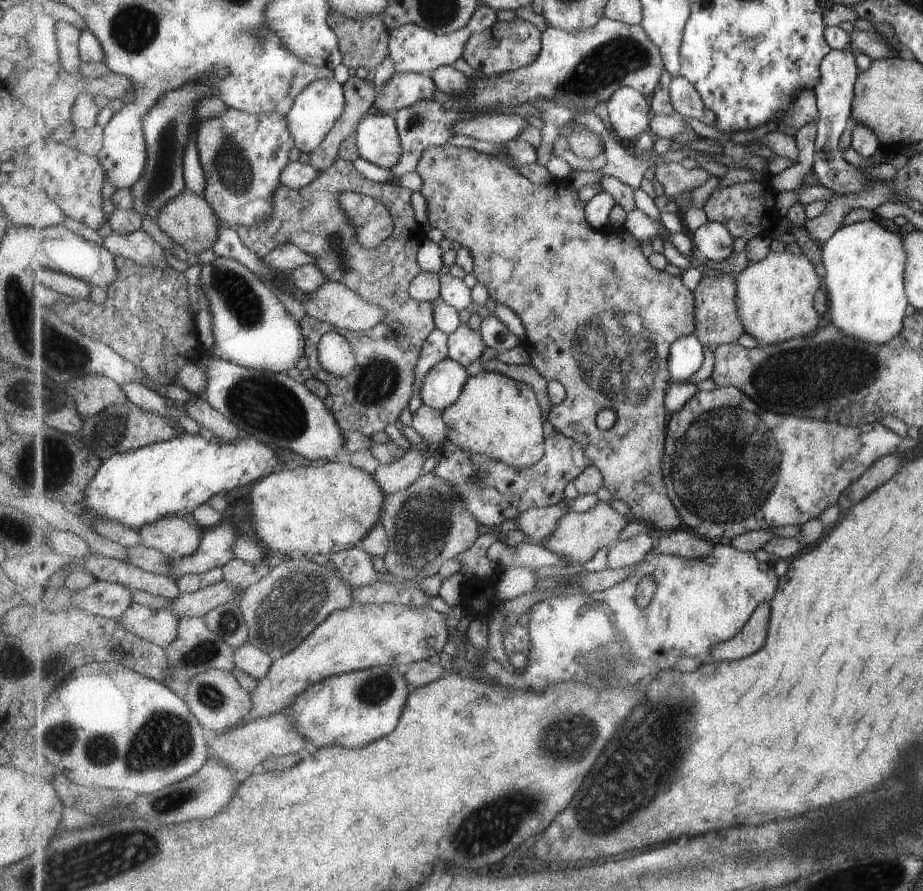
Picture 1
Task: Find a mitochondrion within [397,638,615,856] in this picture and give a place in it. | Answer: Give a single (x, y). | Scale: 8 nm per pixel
(545, 743)

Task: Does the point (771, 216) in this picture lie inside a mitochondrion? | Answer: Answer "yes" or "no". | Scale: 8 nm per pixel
no

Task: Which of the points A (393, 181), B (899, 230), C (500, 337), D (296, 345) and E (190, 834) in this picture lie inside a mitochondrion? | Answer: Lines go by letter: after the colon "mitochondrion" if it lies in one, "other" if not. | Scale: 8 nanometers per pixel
A: other
B: other
C: other
D: other
E: other

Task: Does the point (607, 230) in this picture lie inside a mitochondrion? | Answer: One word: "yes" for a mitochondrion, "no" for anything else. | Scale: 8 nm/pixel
no

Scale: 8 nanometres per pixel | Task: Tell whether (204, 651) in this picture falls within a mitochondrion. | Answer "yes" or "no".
yes

